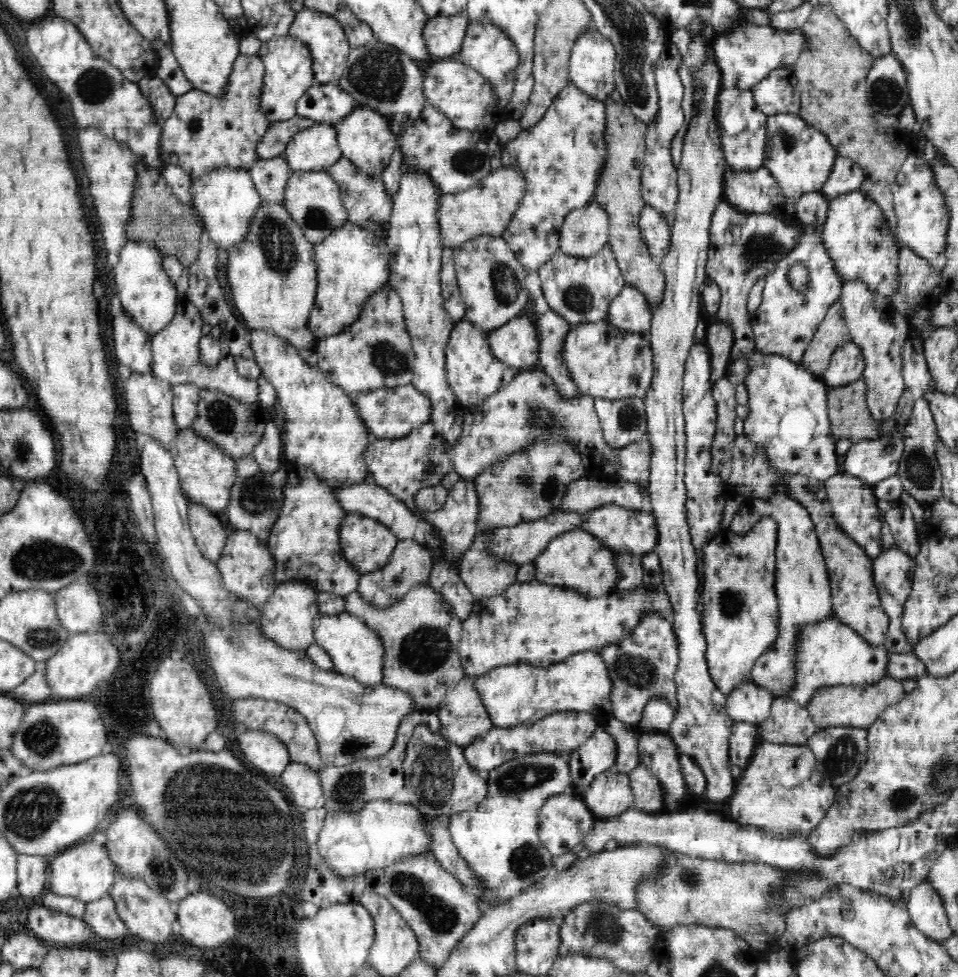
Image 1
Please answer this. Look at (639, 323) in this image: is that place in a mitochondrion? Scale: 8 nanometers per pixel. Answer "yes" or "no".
no

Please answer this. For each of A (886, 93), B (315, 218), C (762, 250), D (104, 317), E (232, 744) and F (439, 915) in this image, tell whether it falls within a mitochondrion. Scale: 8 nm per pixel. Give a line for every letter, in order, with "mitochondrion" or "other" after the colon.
A: mitochondrion
B: mitochondrion
C: mitochondrion
D: other
E: other
F: mitochondrion

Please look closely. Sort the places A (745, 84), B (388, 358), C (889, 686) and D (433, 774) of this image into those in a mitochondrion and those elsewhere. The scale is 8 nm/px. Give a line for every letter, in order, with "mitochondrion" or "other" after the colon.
A: other
B: mitochondrion
C: other
D: mitochondrion

